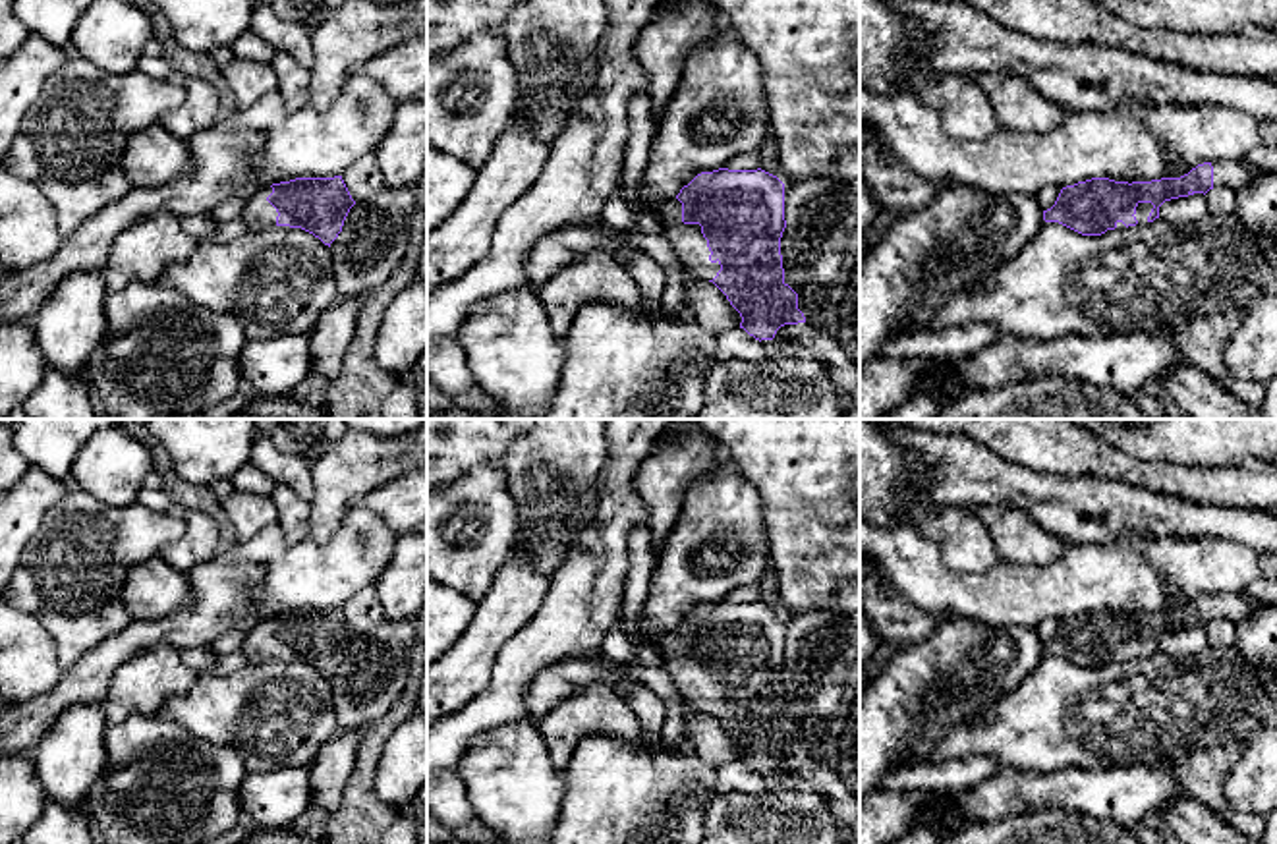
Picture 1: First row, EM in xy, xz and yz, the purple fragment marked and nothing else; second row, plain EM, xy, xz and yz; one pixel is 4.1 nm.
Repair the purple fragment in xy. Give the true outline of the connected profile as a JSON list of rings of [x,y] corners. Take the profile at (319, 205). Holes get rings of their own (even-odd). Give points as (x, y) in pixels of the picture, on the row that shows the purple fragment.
[[[342,176],[296,178],[259,187],[245,201],[241,220],[249,232],[267,226],[301,228],[330,247],[354,205]]]

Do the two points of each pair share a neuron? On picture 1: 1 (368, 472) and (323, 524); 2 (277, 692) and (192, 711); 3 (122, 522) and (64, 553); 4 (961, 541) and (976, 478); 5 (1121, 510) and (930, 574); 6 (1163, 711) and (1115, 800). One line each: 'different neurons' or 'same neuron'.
1: same neuron
2: same neuron
3: same neuron
4: different neurons
5: different neurons
6: different neurons

